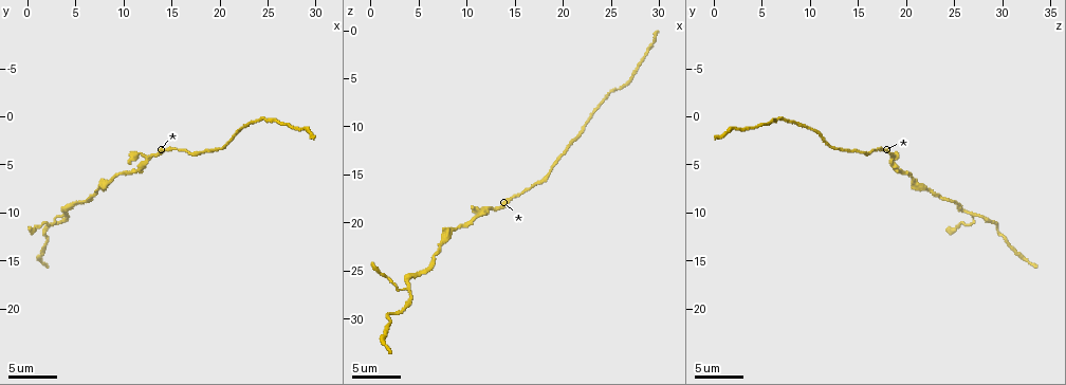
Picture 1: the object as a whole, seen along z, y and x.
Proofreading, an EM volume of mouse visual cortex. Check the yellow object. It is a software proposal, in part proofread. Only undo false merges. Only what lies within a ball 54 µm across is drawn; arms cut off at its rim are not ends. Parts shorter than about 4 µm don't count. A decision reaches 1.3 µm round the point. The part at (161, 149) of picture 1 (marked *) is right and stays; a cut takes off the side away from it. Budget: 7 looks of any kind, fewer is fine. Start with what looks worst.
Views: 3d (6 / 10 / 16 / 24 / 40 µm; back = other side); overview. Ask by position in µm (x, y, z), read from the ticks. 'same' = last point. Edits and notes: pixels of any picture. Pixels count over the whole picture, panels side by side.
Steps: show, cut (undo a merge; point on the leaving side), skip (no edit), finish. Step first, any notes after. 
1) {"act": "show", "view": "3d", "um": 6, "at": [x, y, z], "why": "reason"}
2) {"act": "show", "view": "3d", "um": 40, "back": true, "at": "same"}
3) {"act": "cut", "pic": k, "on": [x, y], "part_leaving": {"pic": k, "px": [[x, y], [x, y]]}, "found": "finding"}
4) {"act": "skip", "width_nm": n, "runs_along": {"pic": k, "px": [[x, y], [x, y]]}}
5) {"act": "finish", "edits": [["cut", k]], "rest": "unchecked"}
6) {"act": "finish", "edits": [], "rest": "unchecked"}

{"act": "show", "view": "3d", "um": 10, "at": [3.8, 10.0, 27.0], "why": "side arm on a straight run"}

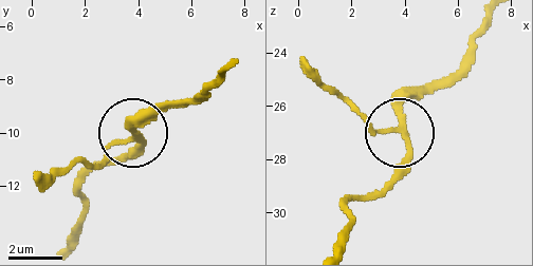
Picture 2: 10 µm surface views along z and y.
{"act": "skip", "width_nm": 200, "runs_along": {"pic": 2, "px": [[489, 20], [398, 127], [355, 111]]}, "found": "continuous, no second neuron"}

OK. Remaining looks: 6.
{"act": "show", "view": "3d", "um": 10, "at": [12.6, 4.0, 18.6], "why": "three-way junction"}

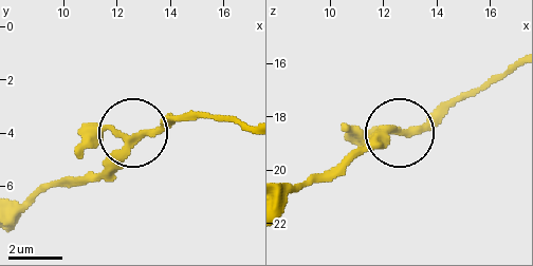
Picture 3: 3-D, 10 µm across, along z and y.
{"act": "skip", "width_nm": 260, "runs_along": {"pic": 3, "px": [[163, 120], [133, 134], [86, 184]]}, "found": "continuous, no second neuron"}

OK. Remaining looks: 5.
{"act": "show", "view": "3d", "um": 16, "at": [7.4, 7.6, 22.2], "why": "thick turns thin"}

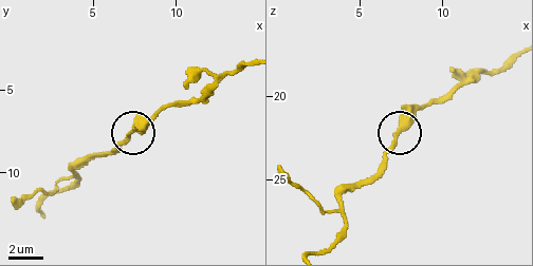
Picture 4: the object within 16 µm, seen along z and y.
{"act": "skip", "found": "one neuron here"}

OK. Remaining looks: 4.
{"act": "finish", "edits": [], "rest": "unchecked"}

